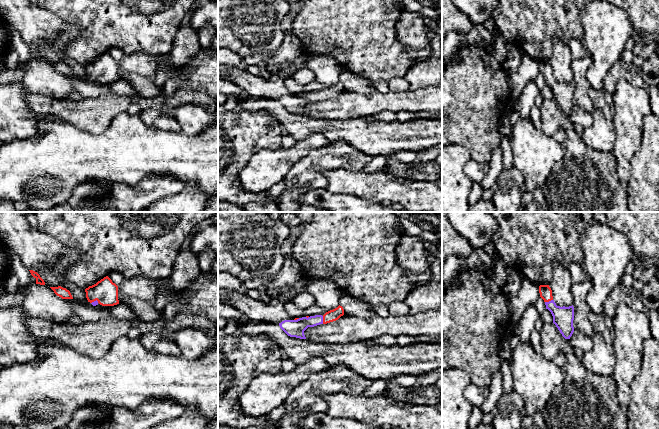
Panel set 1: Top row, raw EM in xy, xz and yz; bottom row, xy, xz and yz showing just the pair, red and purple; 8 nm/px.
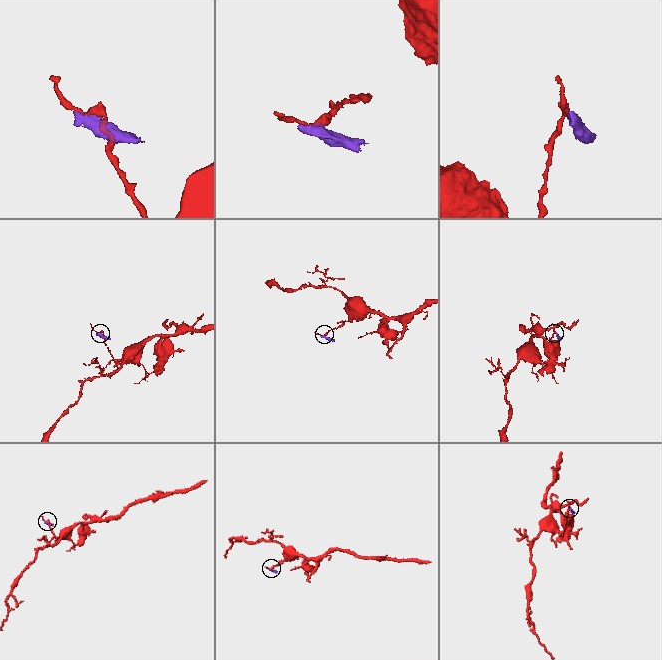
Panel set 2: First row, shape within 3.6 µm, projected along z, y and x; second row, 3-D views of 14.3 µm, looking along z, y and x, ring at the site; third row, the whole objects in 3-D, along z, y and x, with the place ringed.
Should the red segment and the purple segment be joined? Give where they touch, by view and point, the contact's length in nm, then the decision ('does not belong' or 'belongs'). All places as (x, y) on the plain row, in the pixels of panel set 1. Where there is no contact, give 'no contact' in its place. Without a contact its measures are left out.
meets red in xz at (323, 96); contact 60 nm long; does not belong

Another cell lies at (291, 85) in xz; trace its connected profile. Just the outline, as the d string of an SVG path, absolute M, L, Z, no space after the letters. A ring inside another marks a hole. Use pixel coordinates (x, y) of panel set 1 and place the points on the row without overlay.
M286 78L285 85L287 89L294 94L296 94L299 90L302 90L302 86L296 83L292 78Z

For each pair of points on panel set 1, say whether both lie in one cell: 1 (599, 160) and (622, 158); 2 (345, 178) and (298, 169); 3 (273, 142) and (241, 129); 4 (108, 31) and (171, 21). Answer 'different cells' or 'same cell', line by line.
1: different cells
2: different cells
3: same cell
4: same cell

